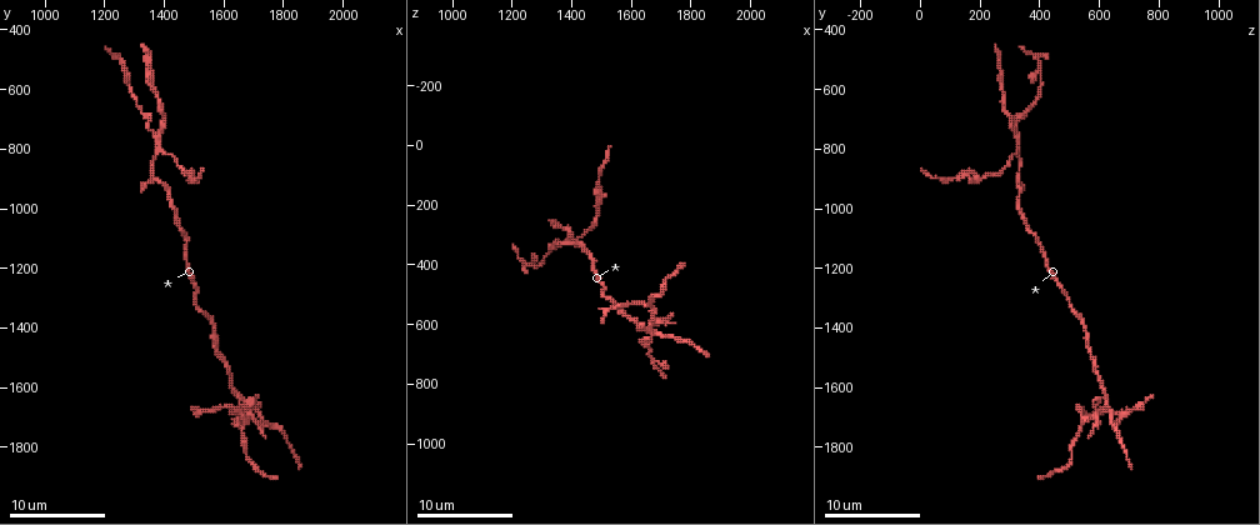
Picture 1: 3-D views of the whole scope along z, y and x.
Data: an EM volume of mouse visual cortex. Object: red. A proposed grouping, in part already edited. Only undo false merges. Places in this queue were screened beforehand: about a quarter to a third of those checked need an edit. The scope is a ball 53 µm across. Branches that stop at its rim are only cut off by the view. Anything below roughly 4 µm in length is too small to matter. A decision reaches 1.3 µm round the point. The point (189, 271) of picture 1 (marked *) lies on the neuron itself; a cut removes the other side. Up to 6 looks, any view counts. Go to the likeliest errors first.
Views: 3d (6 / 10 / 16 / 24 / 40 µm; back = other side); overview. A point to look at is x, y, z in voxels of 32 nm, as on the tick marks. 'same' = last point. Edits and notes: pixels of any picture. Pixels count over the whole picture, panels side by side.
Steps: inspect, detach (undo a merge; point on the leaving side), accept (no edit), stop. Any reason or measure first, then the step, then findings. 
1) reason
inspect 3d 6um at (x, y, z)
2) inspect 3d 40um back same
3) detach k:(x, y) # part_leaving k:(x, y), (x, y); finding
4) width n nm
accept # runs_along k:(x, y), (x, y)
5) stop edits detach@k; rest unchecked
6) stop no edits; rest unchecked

inspect 3d 10um at (1670, 1690, 620)

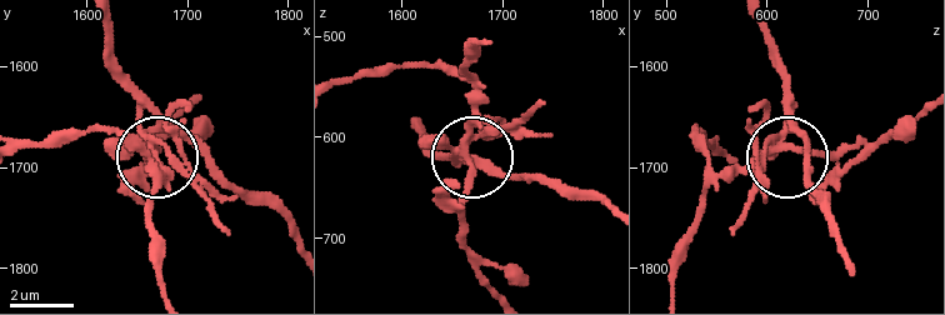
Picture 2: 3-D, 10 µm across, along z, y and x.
width 240 nm
detach 2:(178, 163) # part_leaving 2:(776, 135), (709, 189), (674, 294); a second neuron is stuck on

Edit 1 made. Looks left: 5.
branch point
inspect 3d 16um at (1380, 750, 320)

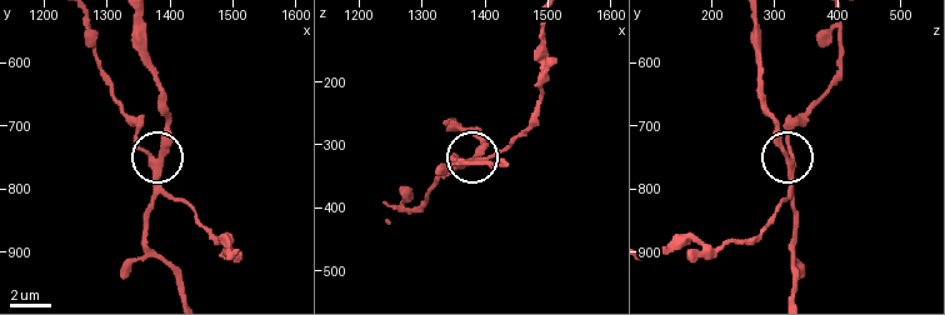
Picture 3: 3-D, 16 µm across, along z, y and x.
width 280 nm
detach 3:(169, 199) # part_leaving 3:(790, 171), (786, 198), (749, 239), (709, 250), (654, 250); two neurons meet here

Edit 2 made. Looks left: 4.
inspect overview

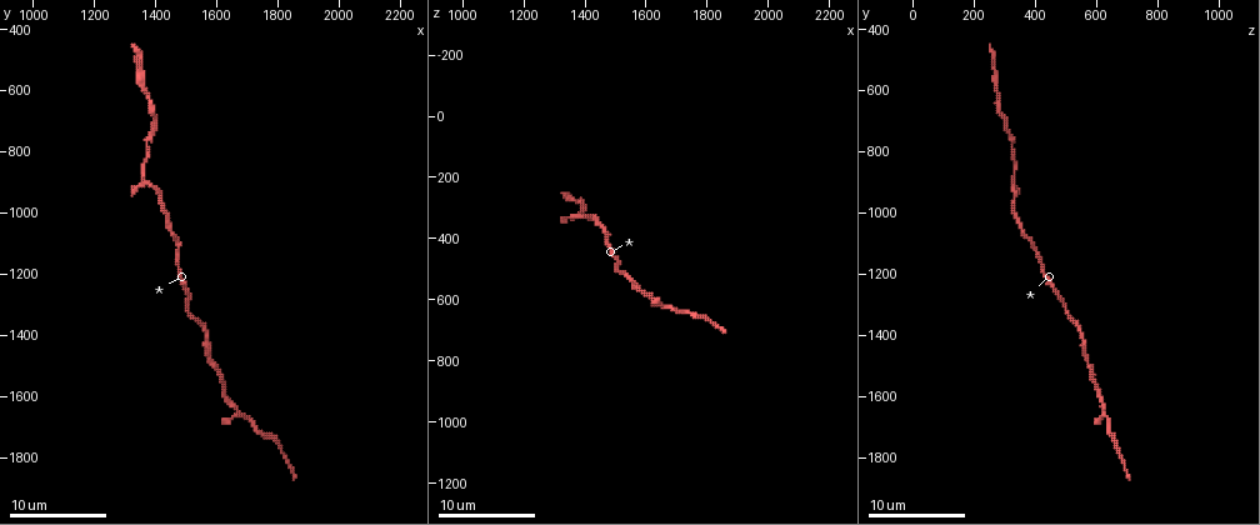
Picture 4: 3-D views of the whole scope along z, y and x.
a narrow waist
inspect 3d 16um at (1510, 1320, 510)

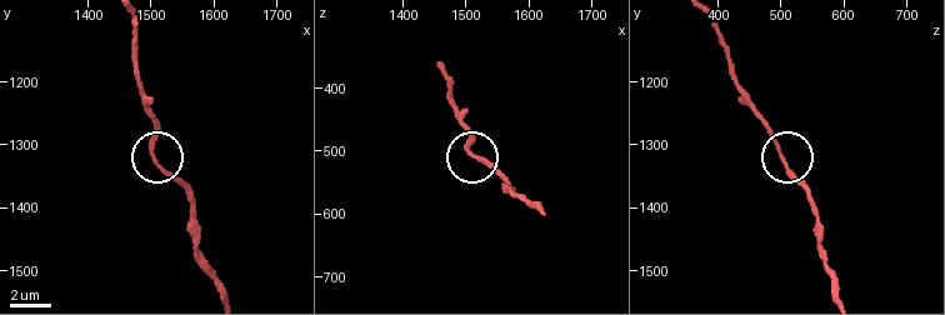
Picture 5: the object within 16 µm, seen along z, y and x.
inspect 3d 16um back at (1505, 1325, 505)

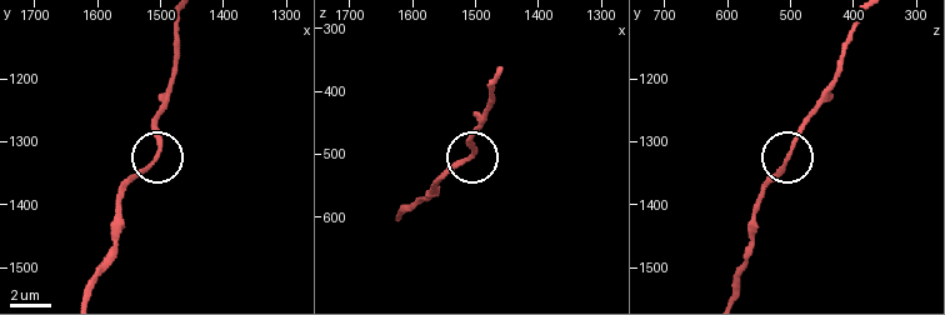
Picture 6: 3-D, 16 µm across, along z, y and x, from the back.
accept # runs_along 6:(170, 86), (155, 130), (154, 155), (121, 189); all the same neuron

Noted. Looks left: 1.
stop edits detach@2, detach@3; rest unchecked

